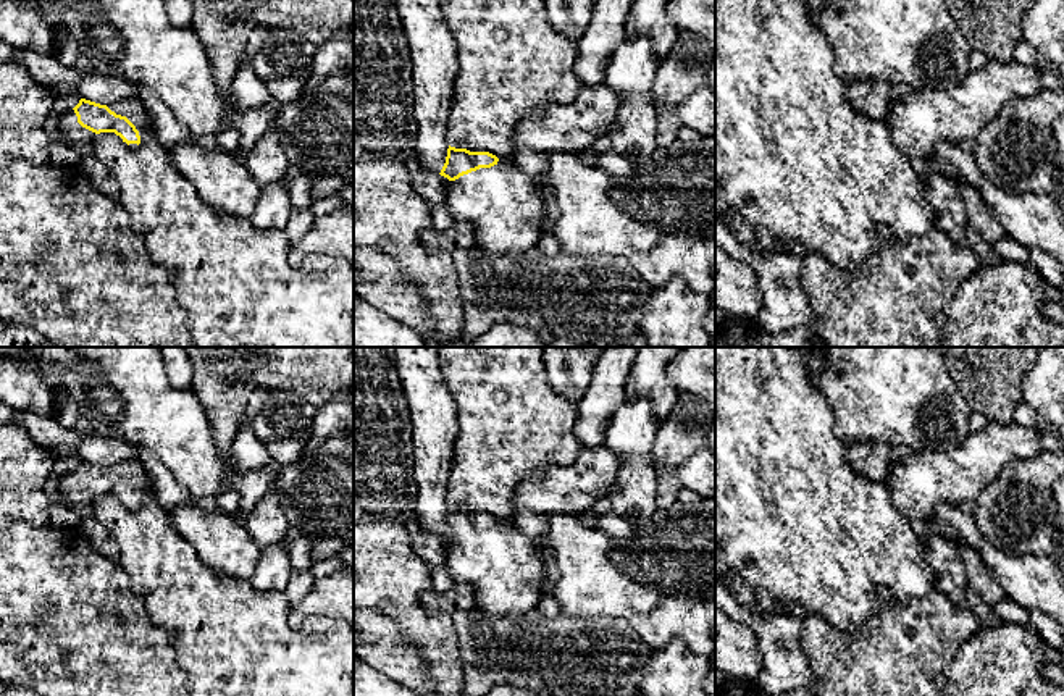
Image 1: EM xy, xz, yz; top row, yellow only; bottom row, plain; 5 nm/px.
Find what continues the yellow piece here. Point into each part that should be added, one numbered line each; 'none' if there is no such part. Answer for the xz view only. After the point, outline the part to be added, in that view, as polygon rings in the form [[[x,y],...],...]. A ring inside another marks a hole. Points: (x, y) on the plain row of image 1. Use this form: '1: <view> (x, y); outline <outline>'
1: xz (431, 407); outline [[[397,347],[396,370],[412,423],[412,478],[418,489],[415,517],[423,531],[441,535],[449,510],[447,481],[459,433],[455,400],[442,376],[439,347]]]
2: xz (504, 566); outline [[[499,520],[491,530],[450,543],[446,567],[455,583],[475,588],[476,610],[518,622],[542,594],[542,564],[538,543]]]

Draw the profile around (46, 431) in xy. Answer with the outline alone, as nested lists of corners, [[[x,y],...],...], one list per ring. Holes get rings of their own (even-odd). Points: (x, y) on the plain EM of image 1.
[[[32,412],[16,413],[8,421],[26,430],[29,438],[55,455],[74,452],[81,460],[110,467],[124,460],[137,460],[139,446],[108,439],[97,434],[81,434],[74,428],[65,428],[55,417],[44,417]]]

